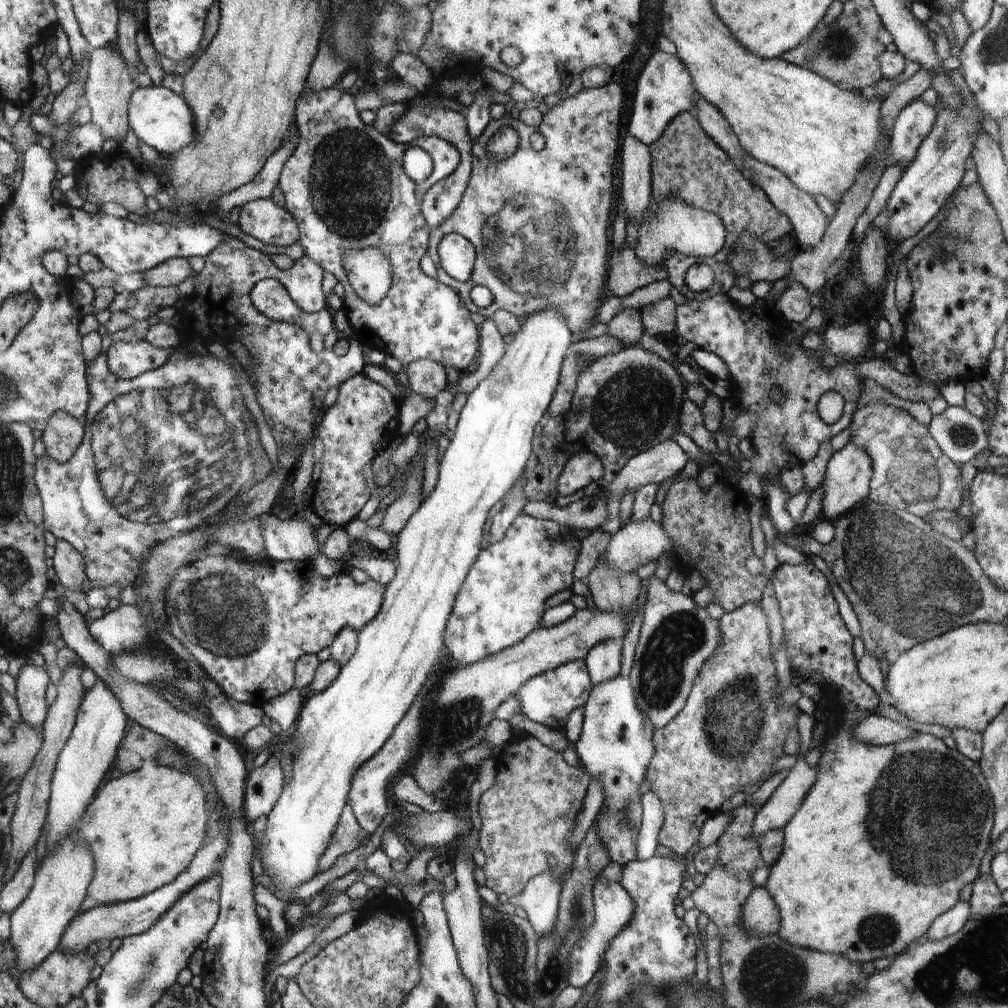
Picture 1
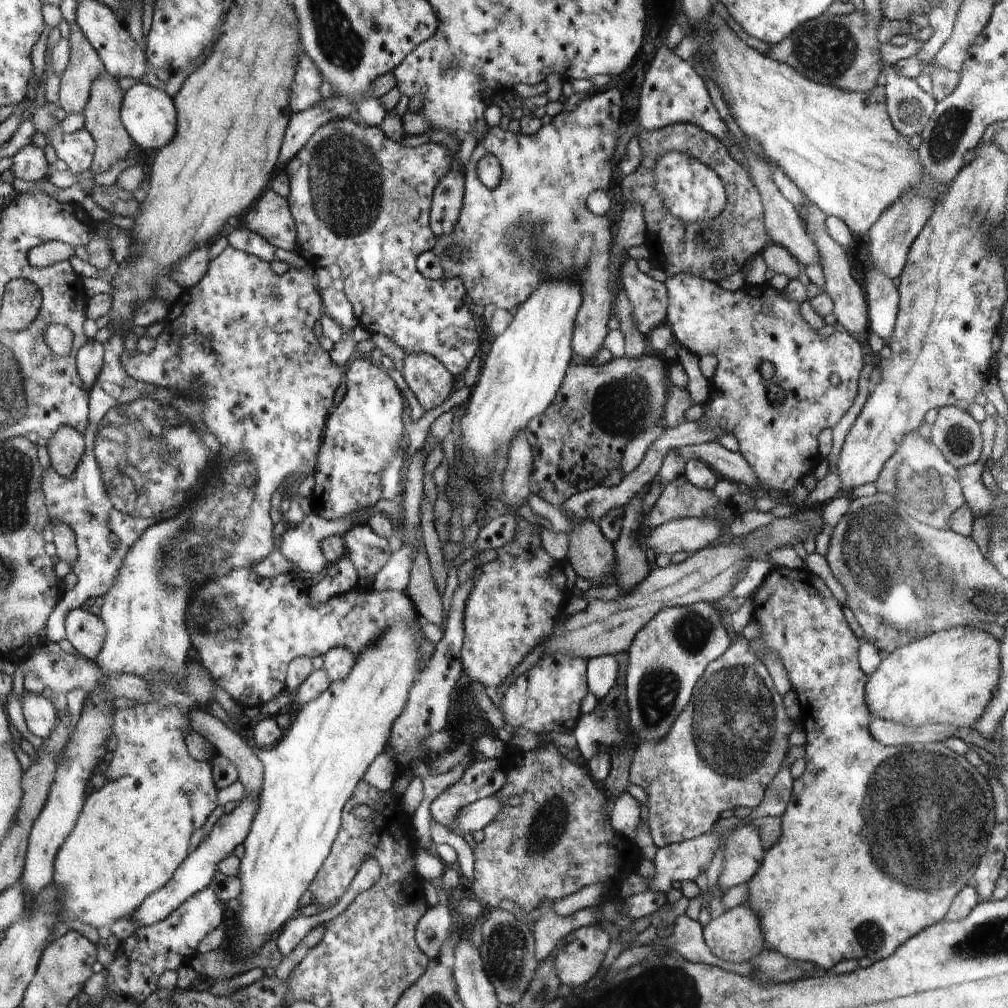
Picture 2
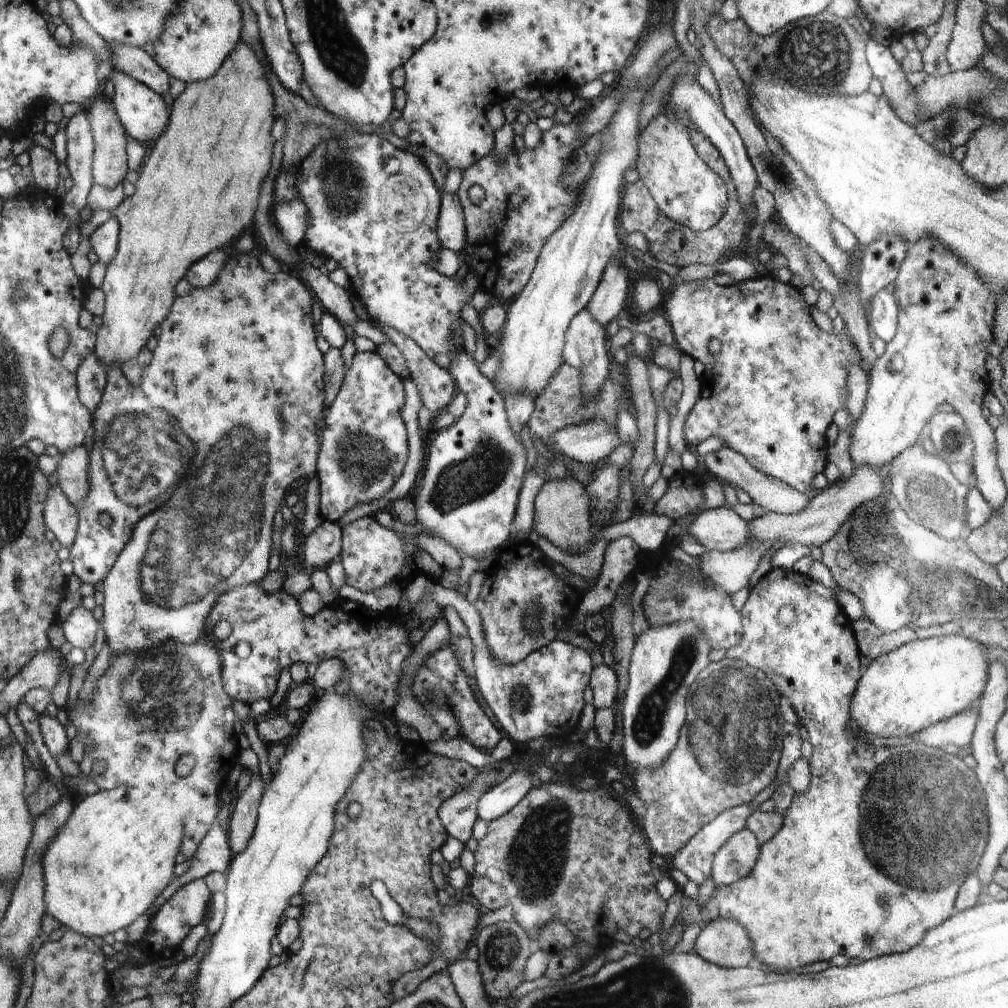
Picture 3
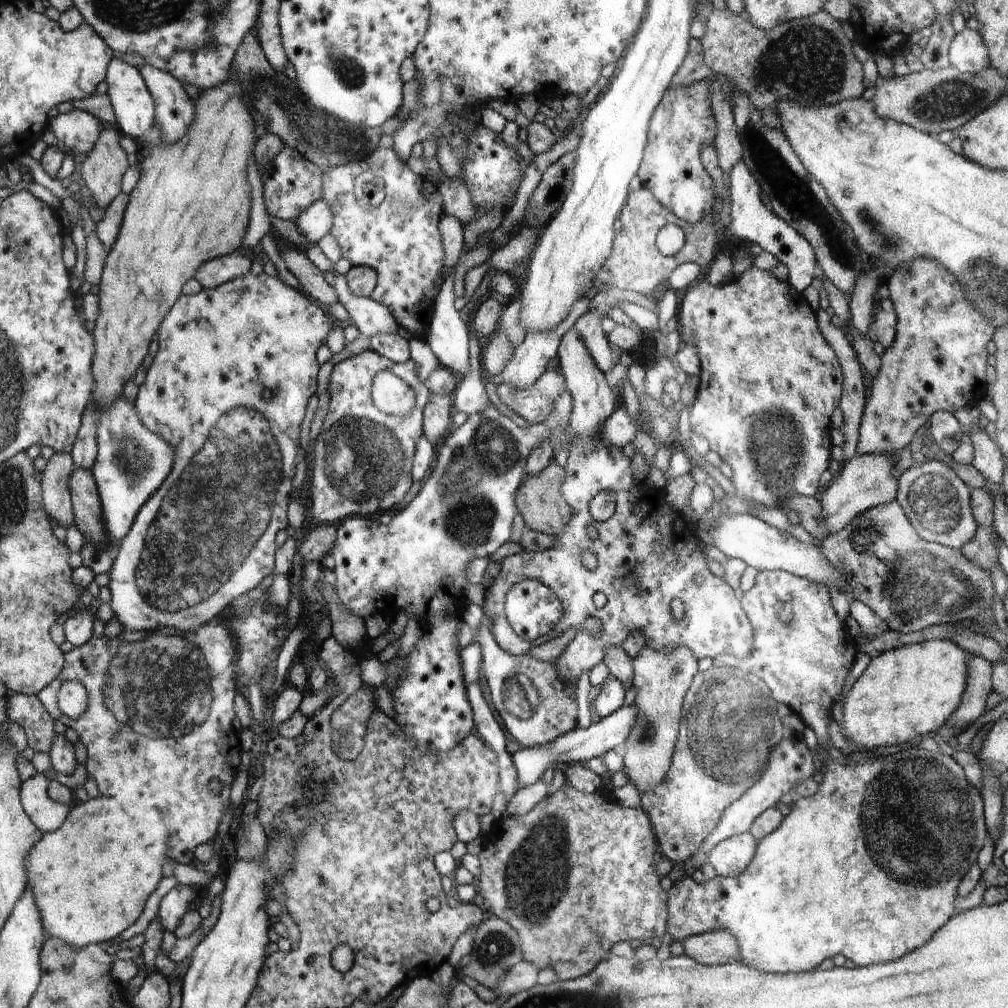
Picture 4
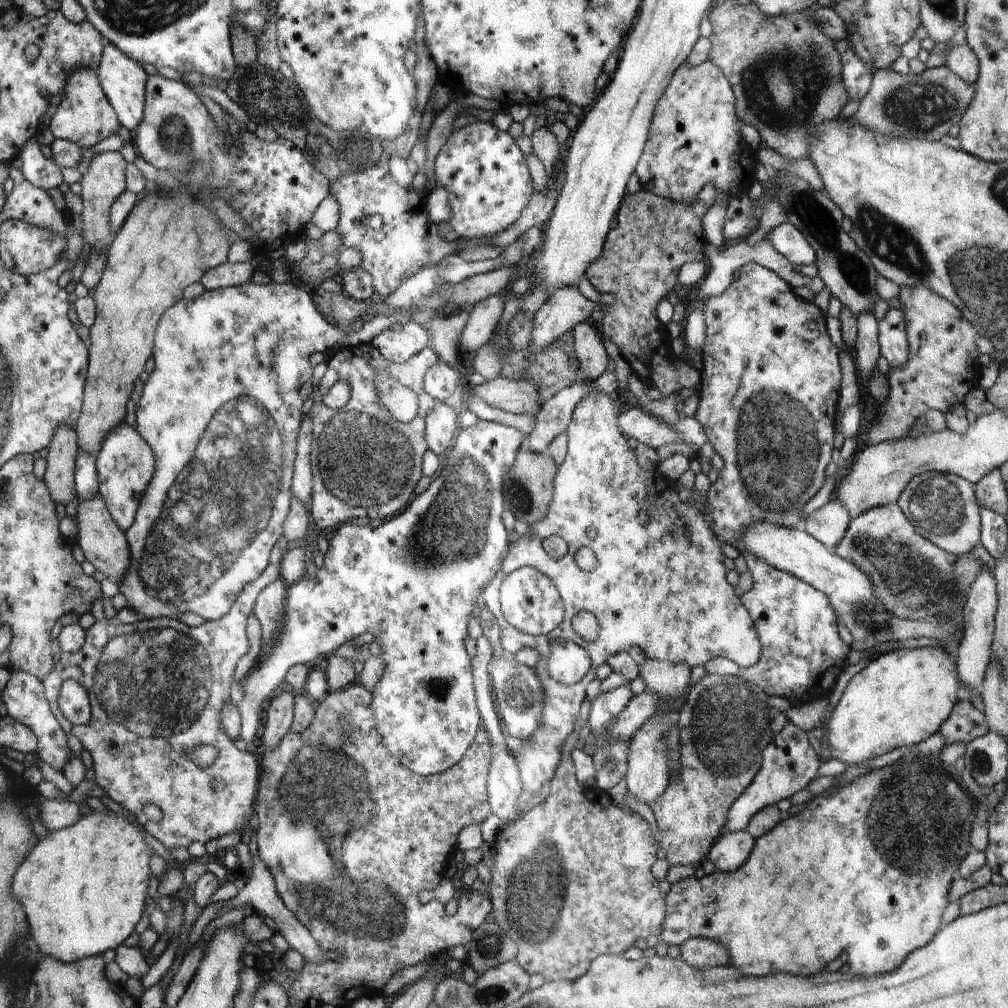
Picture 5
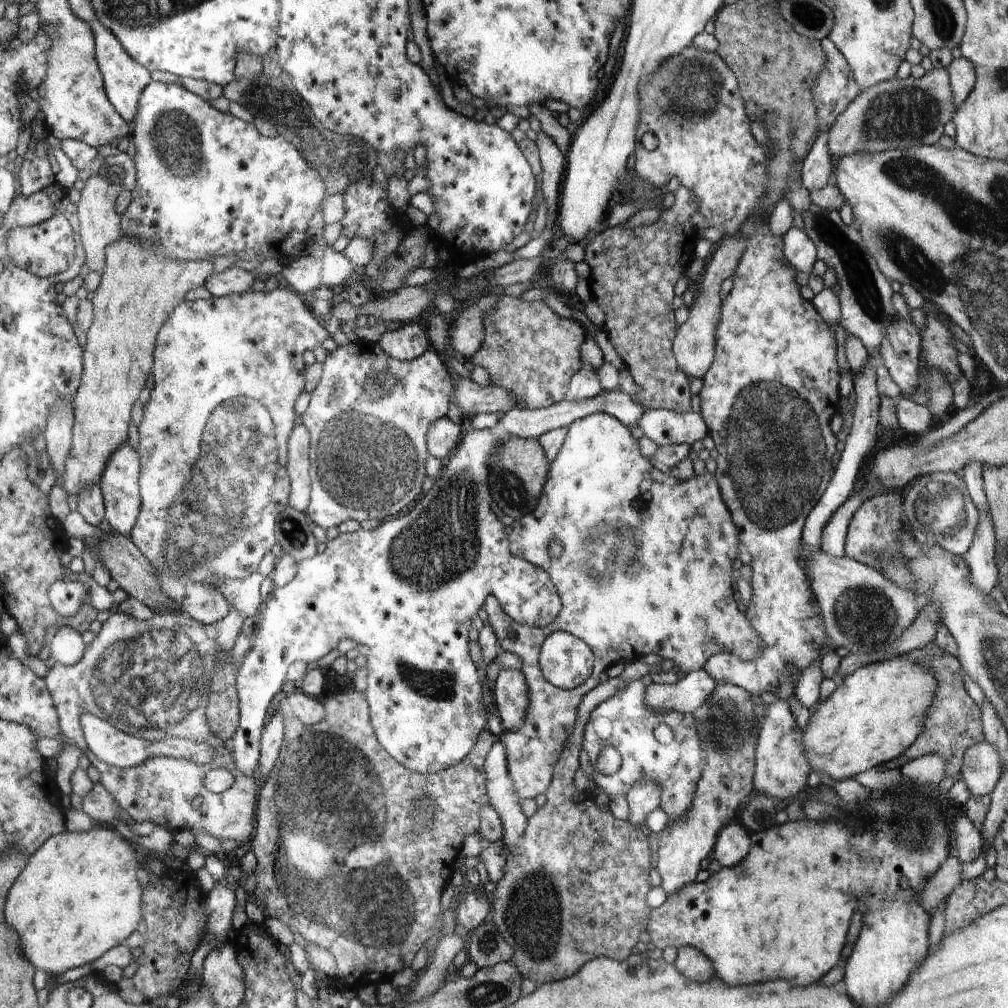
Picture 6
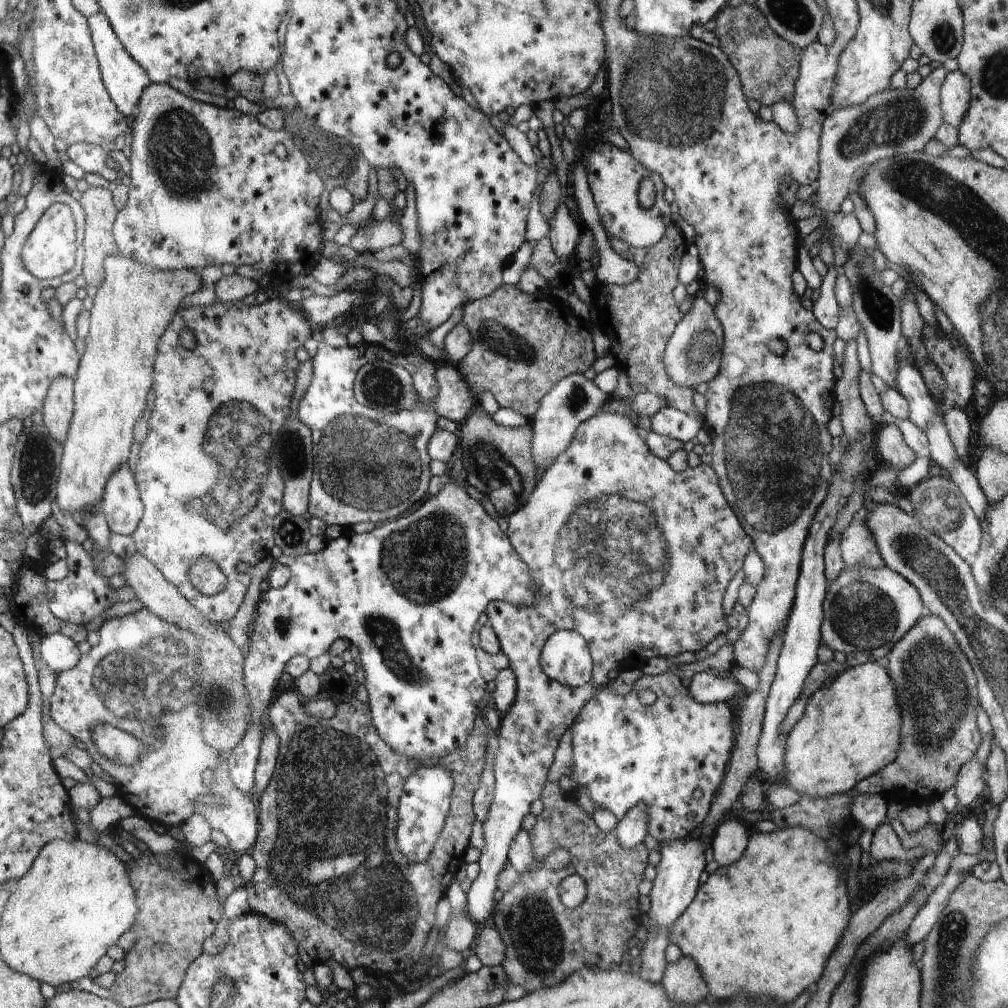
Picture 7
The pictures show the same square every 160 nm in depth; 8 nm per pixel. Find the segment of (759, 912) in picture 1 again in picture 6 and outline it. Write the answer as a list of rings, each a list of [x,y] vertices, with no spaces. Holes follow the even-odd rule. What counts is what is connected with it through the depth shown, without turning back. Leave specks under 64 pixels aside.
[[[682,946],[678,949],[674,968],[684,976],[692,976],[692,980],[700,980],[700,984],[716,976],[712,962],[700,950],[690,946]]]

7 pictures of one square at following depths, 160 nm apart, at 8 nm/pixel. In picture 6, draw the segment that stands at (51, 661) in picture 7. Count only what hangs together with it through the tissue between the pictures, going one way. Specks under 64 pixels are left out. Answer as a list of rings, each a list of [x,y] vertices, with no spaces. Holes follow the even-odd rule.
[[[70,626],[59,628],[49,646],[50,658],[64,666],[74,666],[83,659],[86,645],[81,634]]]

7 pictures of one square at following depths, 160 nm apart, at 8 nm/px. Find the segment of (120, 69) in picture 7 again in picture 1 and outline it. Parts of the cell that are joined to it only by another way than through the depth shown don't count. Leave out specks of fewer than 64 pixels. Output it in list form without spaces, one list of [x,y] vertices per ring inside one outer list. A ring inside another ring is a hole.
[[[140,87],[132,95],[131,110],[129,111],[132,130],[140,142],[155,148],[158,152],[174,154],[180,148],[192,144],[196,140],[194,130],[194,114],[184,96],[177,95],[167,87]]]

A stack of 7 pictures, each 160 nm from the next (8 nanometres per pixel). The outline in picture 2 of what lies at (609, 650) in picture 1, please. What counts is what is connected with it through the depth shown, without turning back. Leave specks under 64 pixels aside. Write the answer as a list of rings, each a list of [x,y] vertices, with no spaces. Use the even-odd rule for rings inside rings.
[[[614,655],[598,656],[588,660],[587,686],[595,697],[595,703],[602,701],[617,684],[618,665]]]

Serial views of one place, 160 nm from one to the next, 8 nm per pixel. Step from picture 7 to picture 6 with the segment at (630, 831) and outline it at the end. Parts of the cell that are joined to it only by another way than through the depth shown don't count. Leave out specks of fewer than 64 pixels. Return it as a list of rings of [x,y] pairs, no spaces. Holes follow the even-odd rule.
[[[650,778],[640,780],[640,784],[636,784],[627,794],[630,812],[626,822],[640,828],[646,824],[648,814],[660,807],[660,794],[660,788]]]

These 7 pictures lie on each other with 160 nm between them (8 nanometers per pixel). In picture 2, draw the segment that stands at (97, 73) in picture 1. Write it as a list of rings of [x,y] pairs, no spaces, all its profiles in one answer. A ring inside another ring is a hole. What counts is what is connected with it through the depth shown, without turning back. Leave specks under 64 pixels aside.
[[[104,71],[91,87],[88,103],[84,108],[84,124],[88,132],[92,132],[92,137],[95,140],[95,160],[91,166],[91,171],[95,174],[101,174],[109,170],[113,164],[119,160],[125,160],[128,150],[132,148],[132,138],[127,130],[120,122],[120,104],[122,103],[122,90],[116,82],[116,78],[110,76]]]

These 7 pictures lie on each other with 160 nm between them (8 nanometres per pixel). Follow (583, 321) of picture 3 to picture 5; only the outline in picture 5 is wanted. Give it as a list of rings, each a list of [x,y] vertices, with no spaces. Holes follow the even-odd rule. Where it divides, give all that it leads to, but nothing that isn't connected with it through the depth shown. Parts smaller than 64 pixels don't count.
[[[592,391],[588,396],[586,396],[578,406],[576,406],[574,410],[574,416],[572,416],[572,421],[568,426],[568,452],[566,453],[566,458],[564,462],[560,464],[558,468],[558,472],[555,476],[554,480],[554,500],[552,502],[552,508],[549,508],[547,512],[546,518],[542,519],[539,523],[530,526],[532,531],[532,538],[521,538],[515,537],[512,548],[508,552],[508,556],[506,556],[504,560],[504,566],[500,569],[501,580],[499,583],[494,583],[492,585],[488,585],[484,589],[484,594],[481,596],[482,603],[485,606],[488,606],[490,612],[494,614],[496,620],[498,620],[498,624],[501,630],[500,633],[500,644],[504,650],[505,654],[510,654],[512,656],[516,655],[517,652],[520,652],[524,647],[535,648],[541,654],[541,659],[538,661],[538,664],[535,666],[539,677],[543,680],[543,685],[545,686],[545,693],[547,699],[545,700],[544,710],[543,710],[543,725],[541,726],[540,730],[535,733],[535,735],[528,739],[530,741],[530,747],[527,750],[522,749],[520,752],[512,752],[514,754],[514,758],[519,770],[519,775],[523,784],[523,790],[527,790],[530,792],[536,792],[538,788],[540,788],[540,784],[542,782],[546,782],[546,780],[550,781],[554,774],[554,770],[558,770],[556,766],[558,766],[558,762],[560,762],[560,752],[558,752],[558,746],[556,744],[564,744],[565,740],[570,736],[570,734],[574,731],[574,726],[576,726],[577,717],[579,714],[580,706],[582,702],[587,698],[586,691],[589,683],[596,678],[597,668],[604,664],[604,662],[608,661],[610,656],[619,654],[620,652],[628,651],[632,646],[638,646],[644,653],[646,653],[647,659],[656,659],[660,661],[672,662],[672,664],[684,664],[684,666],[688,666],[688,668],[697,668],[698,666],[703,666],[704,664],[708,663],[708,660],[715,659],[716,657],[724,657],[731,662],[734,662],[739,667],[743,669],[747,669],[748,667],[754,666],[754,664],[759,663],[760,656],[763,652],[763,644],[759,638],[759,632],[755,628],[755,622],[751,620],[751,616],[748,613],[746,606],[742,606],[742,602],[740,602],[740,598],[736,598],[736,594],[734,594],[734,588],[726,582],[726,578],[724,578],[724,564],[722,564],[722,550],[720,550],[721,543],[716,538],[715,529],[712,528],[712,524],[708,524],[708,520],[704,518],[704,514],[708,512],[708,500],[707,496],[702,496],[702,494],[698,494],[695,489],[693,489],[691,493],[690,500],[688,502],[684,502],[678,496],[678,489],[679,487],[668,480],[666,477],[663,477],[662,474],[659,474],[657,470],[644,470],[644,468],[640,468],[640,464],[638,464],[636,456],[634,456],[634,452],[628,448],[628,442],[626,442],[626,438],[624,438],[624,432],[619,426],[619,416],[620,413],[615,408],[615,404],[613,403],[614,399],[608,396],[606,391],[596,392]],[[640,511],[646,513],[648,519],[646,522],[643,522],[640,519]],[[588,528],[596,529],[596,536],[594,538],[589,538]],[[549,536],[560,536],[564,542],[568,545],[568,554],[566,556],[562,556],[562,558],[552,558],[550,555],[544,554],[541,548],[541,543],[545,538]],[[586,546],[590,548],[592,552],[594,552],[594,556],[597,559],[597,566],[594,570],[589,572],[583,572],[578,568],[575,562],[575,555],[578,552],[578,548]],[[520,567],[532,567],[536,570],[539,570],[541,573],[544,573],[550,580],[553,580],[556,588],[558,589],[559,596],[563,598],[563,604],[566,606],[566,615],[564,616],[563,623],[560,624],[560,627],[556,627],[554,631],[552,631],[547,636],[540,636],[540,637],[533,637],[532,635],[524,634],[520,632],[519,629],[515,629],[511,624],[508,624],[506,617],[503,615],[502,611],[502,602],[500,597],[500,591],[502,591],[502,583],[504,580],[508,578],[512,573],[516,572]],[[580,610],[586,610],[592,612],[596,619],[598,620],[599,626],[599,636],[597,640],[594,642],[586,642],[578,636],[578,634],[574,633],[574,630],[571,627],[571,621]],[[560,642],[572,642],[581,648],[584,648],[591,659],[591,668],[587,671],[586,676],[584,676],[583,680],[580,682],[576,682],[570,686],[560,684],[560,681],[553,679],[552,676],[548,673],[549,668],[546,668],[546,664],[542,666],[542,660],[546,660],[549,658],[553,650],[553,645]]]

